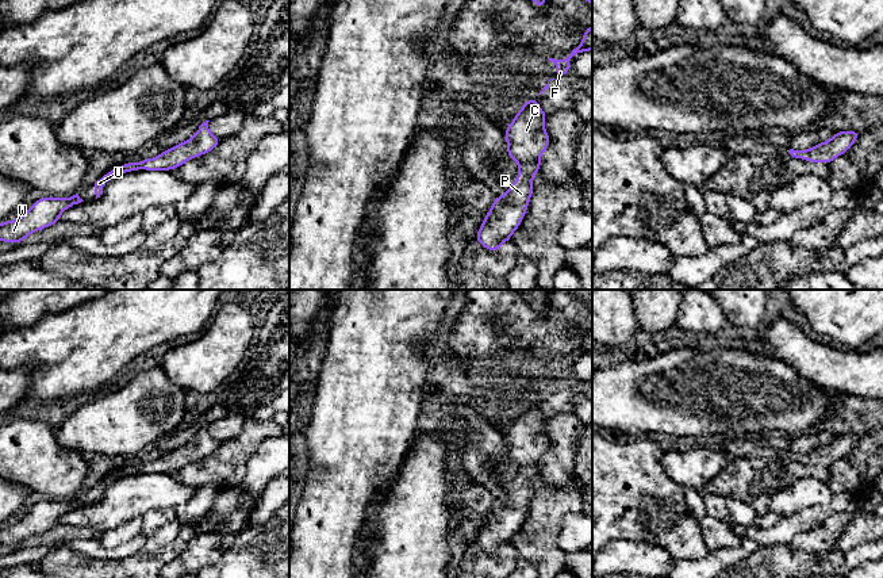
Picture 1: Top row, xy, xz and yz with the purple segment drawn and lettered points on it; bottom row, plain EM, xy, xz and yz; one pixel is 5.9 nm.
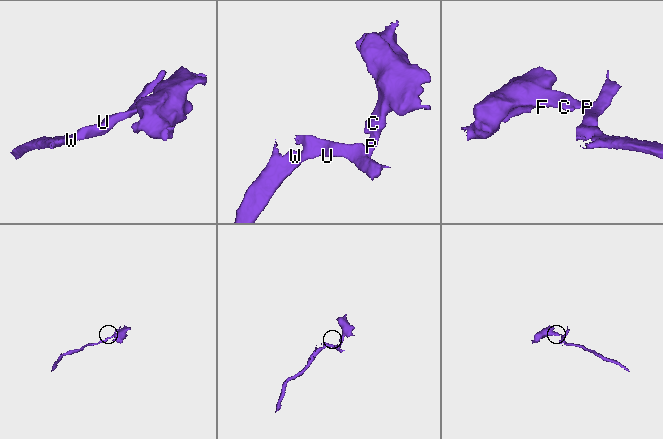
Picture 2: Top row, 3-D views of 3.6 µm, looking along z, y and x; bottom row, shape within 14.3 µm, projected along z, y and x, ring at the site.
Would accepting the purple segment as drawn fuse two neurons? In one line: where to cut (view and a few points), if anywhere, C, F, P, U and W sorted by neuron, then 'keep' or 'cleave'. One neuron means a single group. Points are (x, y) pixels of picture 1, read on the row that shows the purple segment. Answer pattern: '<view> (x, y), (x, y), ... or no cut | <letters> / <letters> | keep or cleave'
no cut | C F P U W | keep

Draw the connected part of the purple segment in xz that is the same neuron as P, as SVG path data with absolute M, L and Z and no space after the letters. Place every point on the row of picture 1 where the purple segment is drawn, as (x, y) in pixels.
M537 96L525 102L504 130L507 158L519 164L518 180L508 191L495 196L475 241L490 252L498 252L503 242L511 241L521 226L534 192L531 176L541 172L540 156L549 148L550 137L544 127L548 114L538 106Z

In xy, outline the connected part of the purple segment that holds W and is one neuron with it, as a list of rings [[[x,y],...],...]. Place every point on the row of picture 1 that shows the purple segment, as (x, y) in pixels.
[[[78,194],[70,198],[46,196],[35,200],[30,208],[15,221],[0,223],[0,241],[7,244],[23,242],[34,231],[59,222],[59,215],[69,207],[84,202]]]

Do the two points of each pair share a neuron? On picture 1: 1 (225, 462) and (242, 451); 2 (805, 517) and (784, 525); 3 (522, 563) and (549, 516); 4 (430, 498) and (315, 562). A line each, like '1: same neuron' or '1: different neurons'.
1: same neuron
2: same neuron
3: different neurons
4: different neurons

